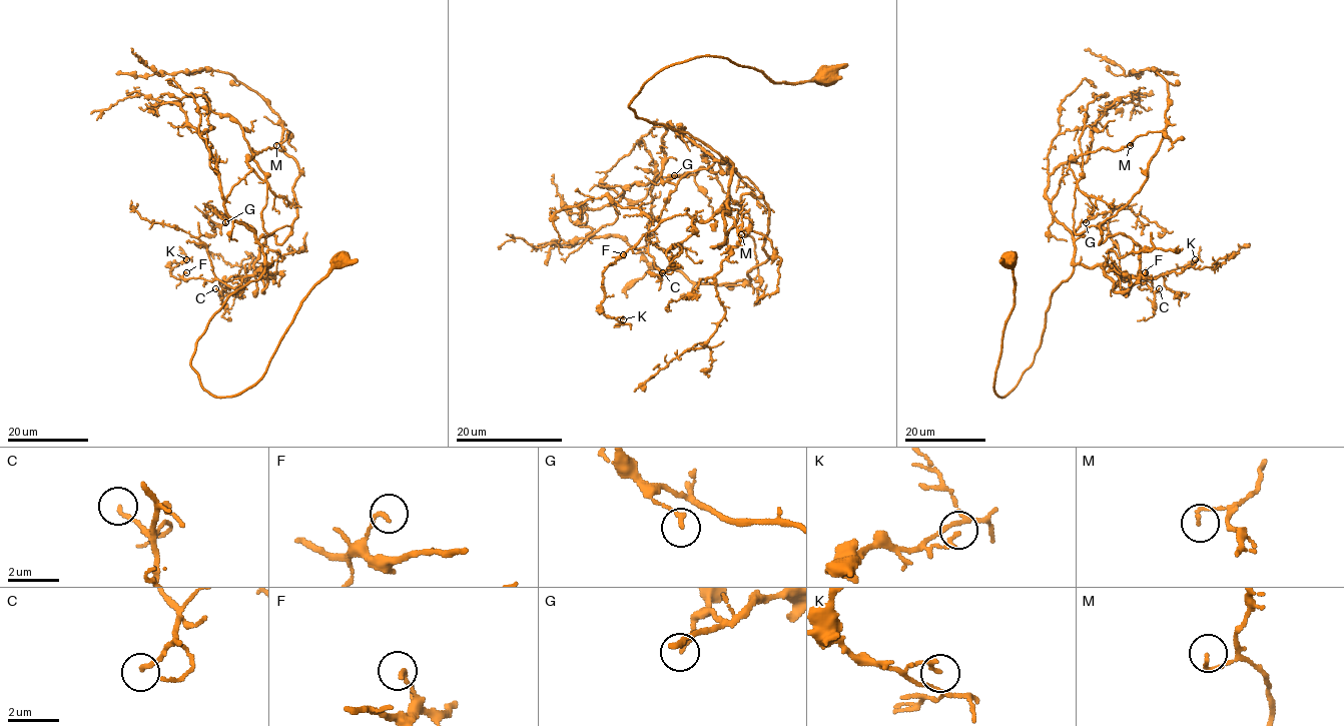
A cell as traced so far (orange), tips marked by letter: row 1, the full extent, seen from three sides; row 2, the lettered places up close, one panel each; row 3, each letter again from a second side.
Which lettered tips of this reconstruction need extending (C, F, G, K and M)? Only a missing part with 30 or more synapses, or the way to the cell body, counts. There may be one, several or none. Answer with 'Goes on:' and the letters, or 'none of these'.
Goes on: none of these

